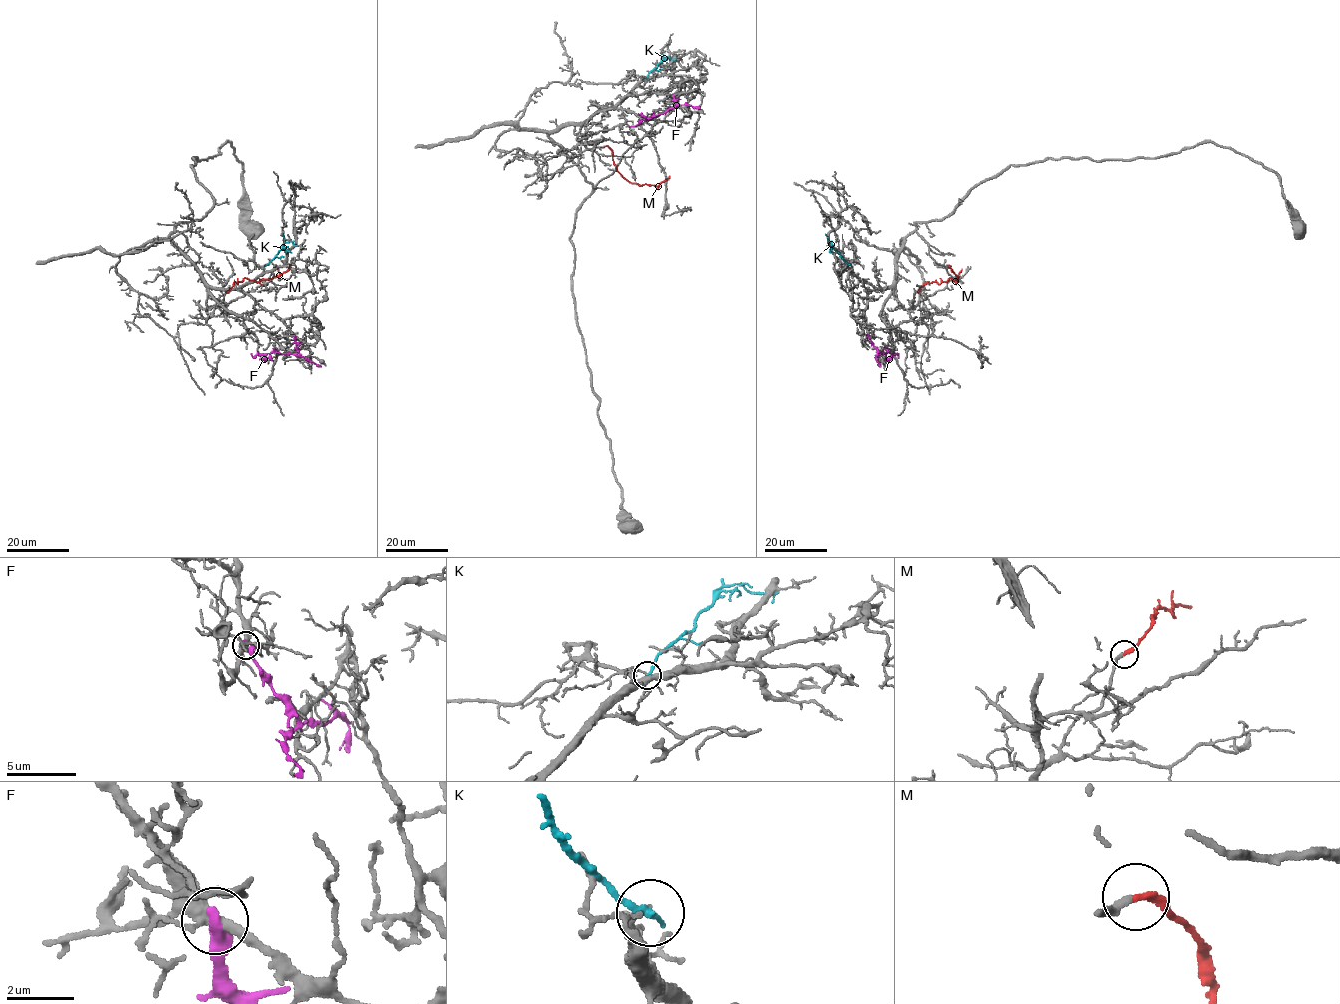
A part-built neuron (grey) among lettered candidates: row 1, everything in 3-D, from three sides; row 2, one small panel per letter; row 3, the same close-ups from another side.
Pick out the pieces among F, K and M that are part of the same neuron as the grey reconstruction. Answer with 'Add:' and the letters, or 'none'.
Add: M

